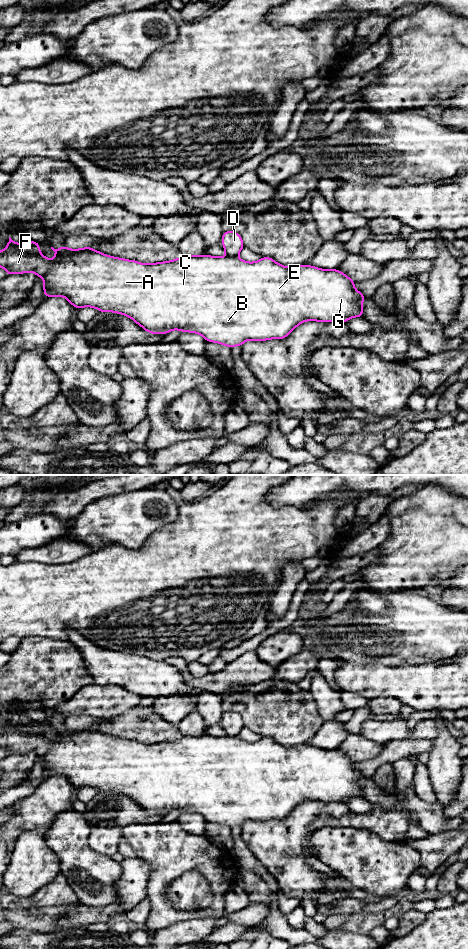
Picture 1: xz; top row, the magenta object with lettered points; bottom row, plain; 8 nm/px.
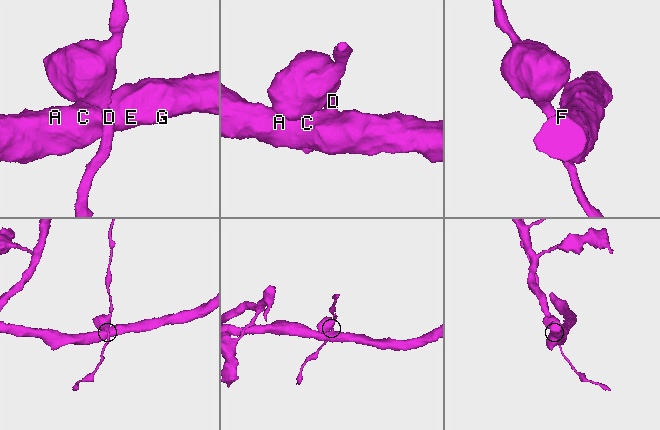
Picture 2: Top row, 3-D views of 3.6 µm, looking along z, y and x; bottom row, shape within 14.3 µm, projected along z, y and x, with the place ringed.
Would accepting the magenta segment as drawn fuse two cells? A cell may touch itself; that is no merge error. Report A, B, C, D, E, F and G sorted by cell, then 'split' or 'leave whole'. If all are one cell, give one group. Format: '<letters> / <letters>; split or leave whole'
A B C E F G / D; split

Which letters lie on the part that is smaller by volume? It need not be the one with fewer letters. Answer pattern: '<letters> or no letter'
D

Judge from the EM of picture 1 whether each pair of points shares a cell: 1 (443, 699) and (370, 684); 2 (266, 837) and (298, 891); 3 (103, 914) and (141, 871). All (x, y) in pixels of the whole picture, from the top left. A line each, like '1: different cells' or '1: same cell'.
1: same cell
2: same cell
3: same cell

